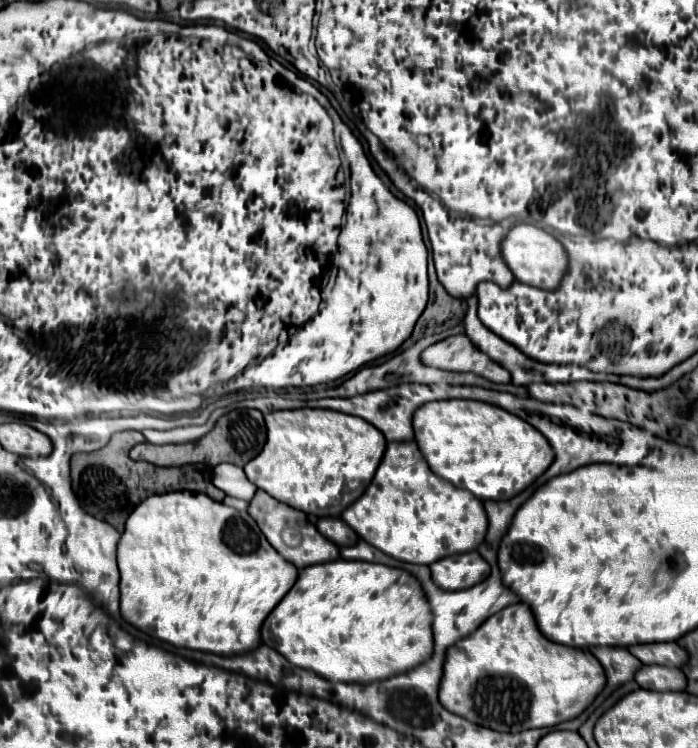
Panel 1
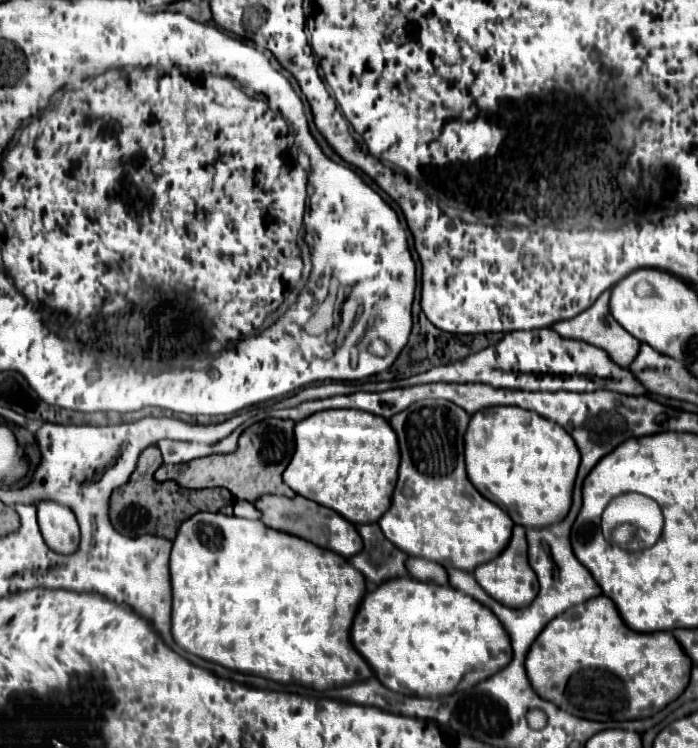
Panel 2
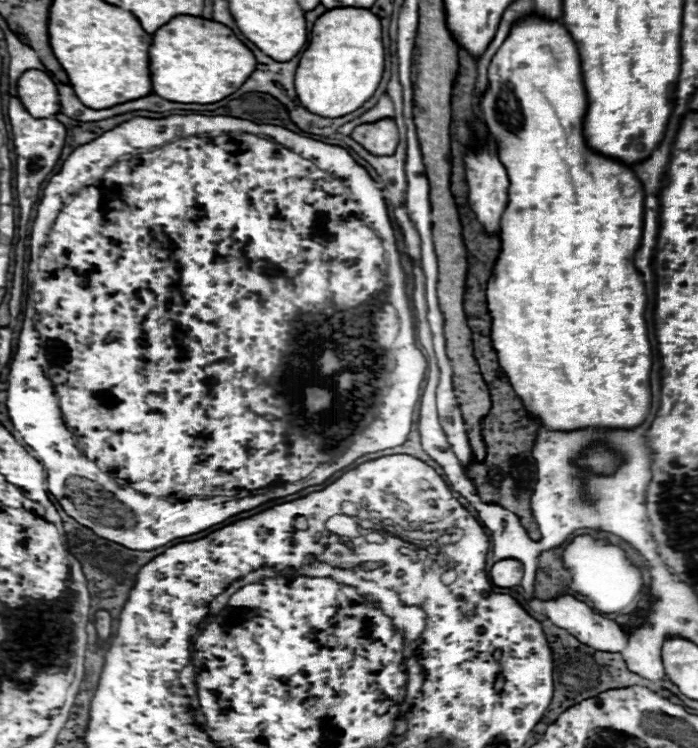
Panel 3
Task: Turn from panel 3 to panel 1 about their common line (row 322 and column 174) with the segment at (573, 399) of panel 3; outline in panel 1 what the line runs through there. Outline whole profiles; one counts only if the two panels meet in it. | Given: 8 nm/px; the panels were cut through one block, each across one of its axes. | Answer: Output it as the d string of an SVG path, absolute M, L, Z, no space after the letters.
M168 492L160 496L150 496L148 500L140 502L134 512L126 520L126 530L120 538L118 544L118 568L120 568L120 610L122 616L128 624L136 626L138 630L160 638L162 642L180 646L180 648L192 648L192 650L202 650L202 652L212 652L212 654L222 654L222 656L234 656L234 654L246 654L252 652L260 646L260 626L266 620L268 612L288 594L288 588L296 582L298 568L284 560L266 540L266 536L260 532L258 536L258 524L240 510L234 510L222 502L212 500L206 494L194 494L194 492Z

